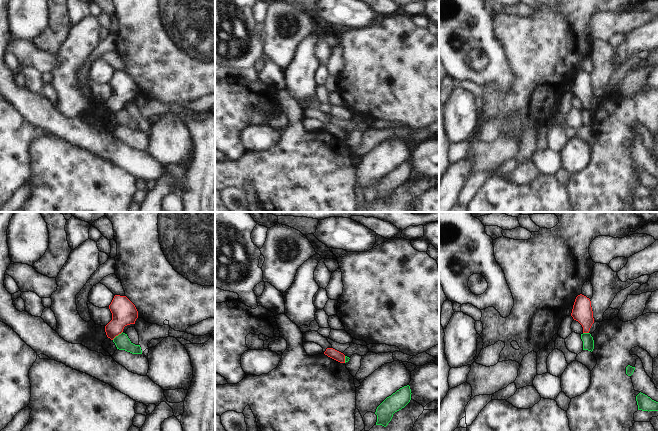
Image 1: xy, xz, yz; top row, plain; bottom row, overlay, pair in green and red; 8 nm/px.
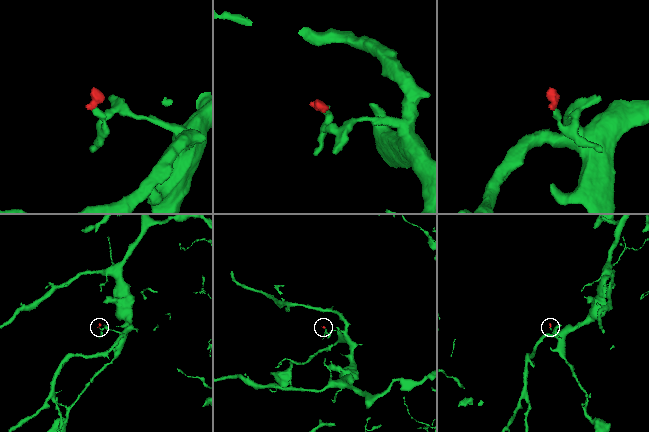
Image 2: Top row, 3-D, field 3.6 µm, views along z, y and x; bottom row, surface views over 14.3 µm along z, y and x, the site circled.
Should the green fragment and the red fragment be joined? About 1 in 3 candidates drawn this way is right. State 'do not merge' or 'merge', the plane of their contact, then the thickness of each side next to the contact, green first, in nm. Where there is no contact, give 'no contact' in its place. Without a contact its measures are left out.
do not merge | xy | 120/200 nm

